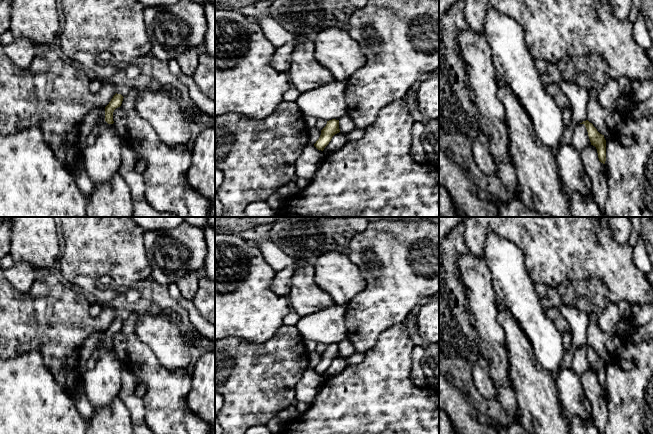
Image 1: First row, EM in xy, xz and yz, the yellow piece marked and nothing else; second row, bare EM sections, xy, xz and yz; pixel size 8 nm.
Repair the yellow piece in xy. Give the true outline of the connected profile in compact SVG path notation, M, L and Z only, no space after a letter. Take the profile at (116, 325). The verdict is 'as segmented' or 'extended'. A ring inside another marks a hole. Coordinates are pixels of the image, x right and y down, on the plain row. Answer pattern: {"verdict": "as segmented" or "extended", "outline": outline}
{"verdict": "as segmented", "outline": "M115 318L109 328L105 331L105 345L108 348L113 348L113 336L116 332L120 331L123 325L123 320L121 318Z"}

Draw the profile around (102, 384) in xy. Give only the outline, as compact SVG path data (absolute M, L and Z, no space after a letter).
M101 331L101 338L93 353L98 355L95 367L83 372L82 378L87 398L96 410L111 404L119 395L125 364L118 359L114 347L105 345L105 331Z

